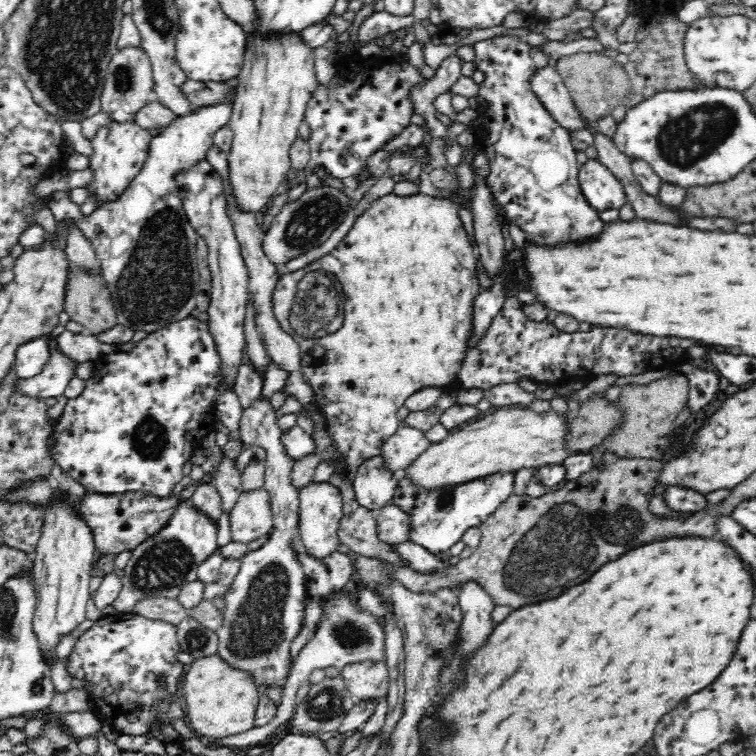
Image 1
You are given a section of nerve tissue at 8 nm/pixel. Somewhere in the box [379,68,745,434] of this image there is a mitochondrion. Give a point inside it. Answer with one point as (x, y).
(685, 141)

